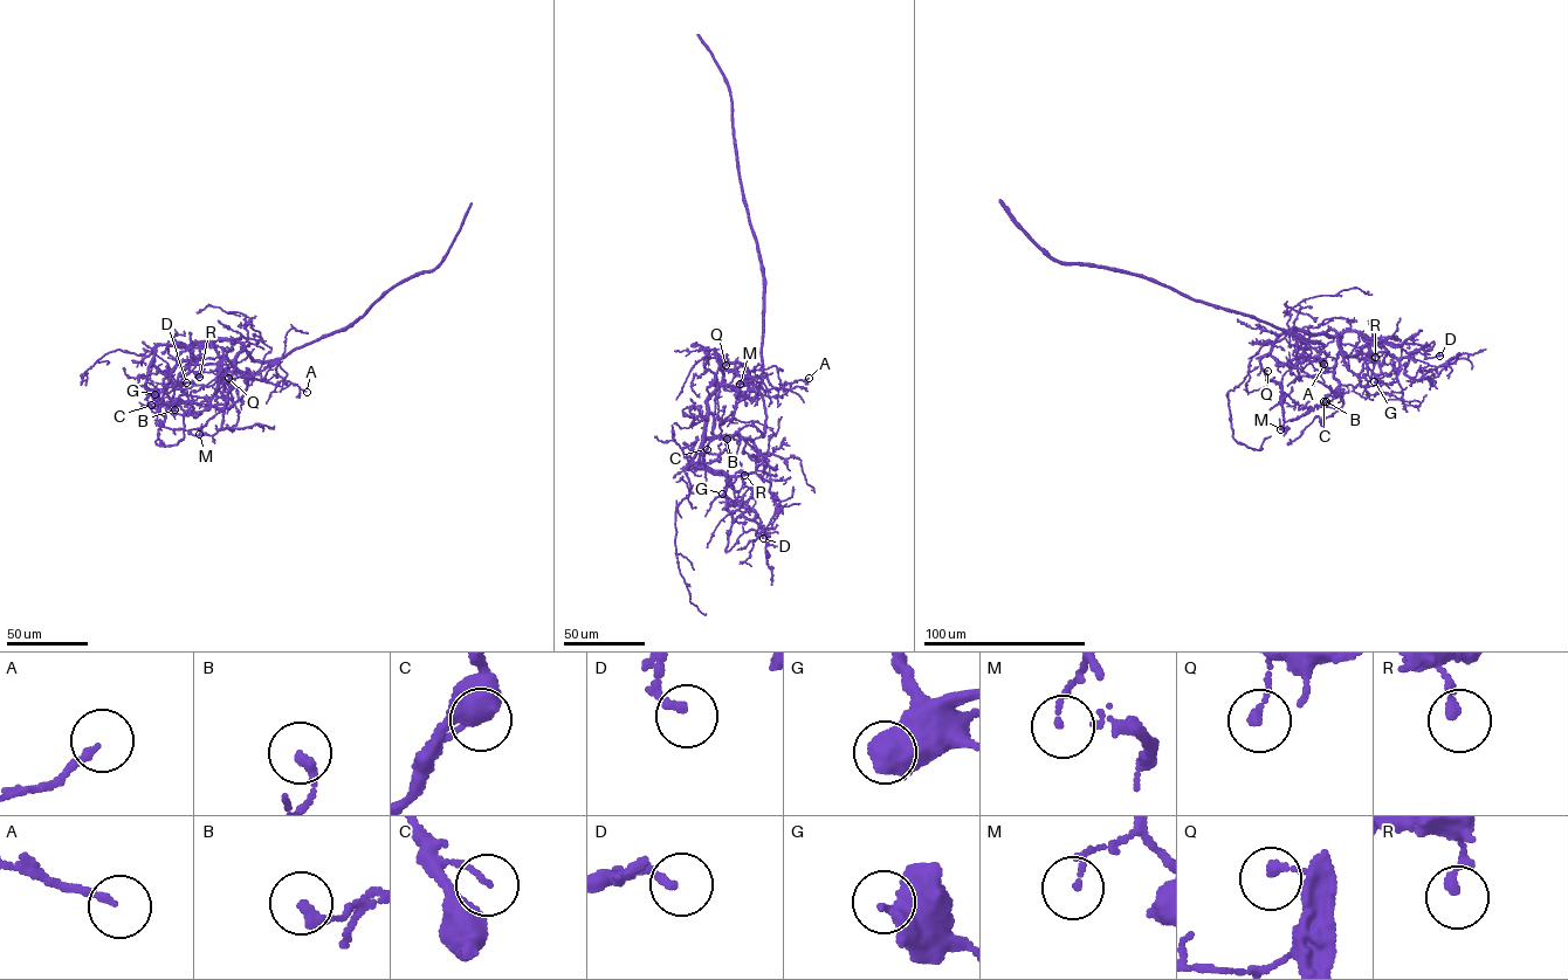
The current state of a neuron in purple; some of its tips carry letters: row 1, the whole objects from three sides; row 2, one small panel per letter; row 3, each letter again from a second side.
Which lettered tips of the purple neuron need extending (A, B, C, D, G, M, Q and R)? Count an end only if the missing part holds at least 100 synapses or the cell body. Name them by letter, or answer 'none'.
none

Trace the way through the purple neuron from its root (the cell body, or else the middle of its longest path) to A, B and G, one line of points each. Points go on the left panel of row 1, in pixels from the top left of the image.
A: (289, 353), (252, 360), (242, 344), (234, 364), (252, 378), (279, 361), (277, 374), (307, 392)
B: (289, 353), (252, 360), (239, 343), (225, 339), (158, 345), (148, 368), (146, 388), (174, 409)
G: (289, 353), (259, 361), (238, 342), (180, 343), (191, 359), (177, 364), (167, 387), (155, 394)

